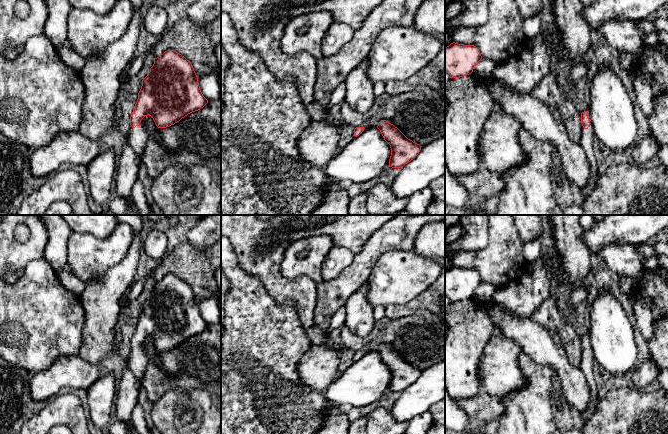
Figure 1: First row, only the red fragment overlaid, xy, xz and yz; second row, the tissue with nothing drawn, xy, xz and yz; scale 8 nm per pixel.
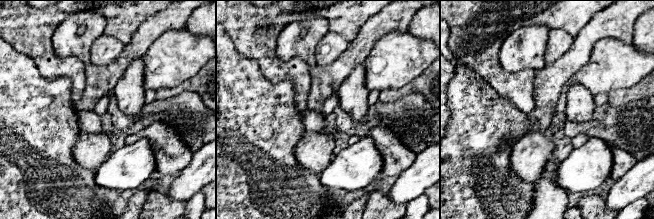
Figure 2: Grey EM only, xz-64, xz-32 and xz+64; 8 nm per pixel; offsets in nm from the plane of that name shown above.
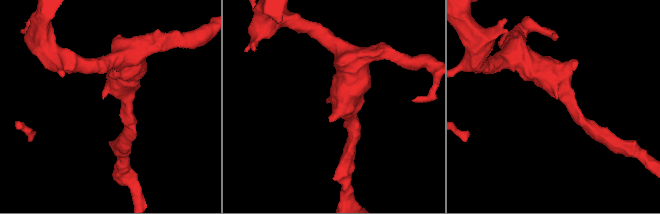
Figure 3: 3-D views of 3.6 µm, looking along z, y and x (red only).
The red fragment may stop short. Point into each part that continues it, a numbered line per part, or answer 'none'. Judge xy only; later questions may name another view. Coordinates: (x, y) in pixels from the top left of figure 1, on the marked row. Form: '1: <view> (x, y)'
1: xy (136, 138)

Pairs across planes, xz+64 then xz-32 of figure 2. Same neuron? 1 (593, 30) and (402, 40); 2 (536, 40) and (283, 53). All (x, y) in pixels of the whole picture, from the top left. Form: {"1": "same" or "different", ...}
{"1": "different", "2": "same"}

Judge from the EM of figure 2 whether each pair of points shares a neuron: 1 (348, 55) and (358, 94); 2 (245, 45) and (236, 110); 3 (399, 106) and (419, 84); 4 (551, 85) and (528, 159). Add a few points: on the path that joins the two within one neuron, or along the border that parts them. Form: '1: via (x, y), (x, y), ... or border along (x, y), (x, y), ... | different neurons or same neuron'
1: border along (363, 61), (353, 69), (338, 90) | different neurons
2: border along (228, 37), (239, 52), (256, 62), (260, 71) | different neurons
3: border along (429, 100), (419, 93), (410, 93), (388, 102) | different neurons
4: border along (543, 131), (528, 133) | different neurons

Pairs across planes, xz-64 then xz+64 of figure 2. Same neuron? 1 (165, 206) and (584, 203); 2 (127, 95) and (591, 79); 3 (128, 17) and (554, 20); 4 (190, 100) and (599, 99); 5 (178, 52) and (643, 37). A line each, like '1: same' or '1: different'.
1: same
2: different
3: same
4: different
5: different

